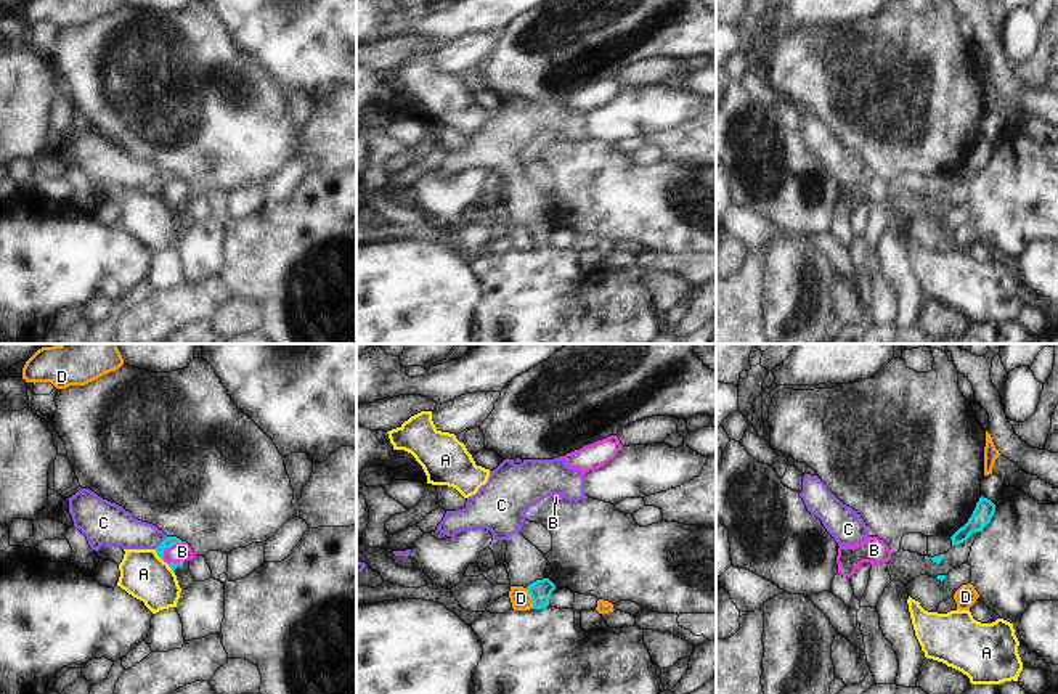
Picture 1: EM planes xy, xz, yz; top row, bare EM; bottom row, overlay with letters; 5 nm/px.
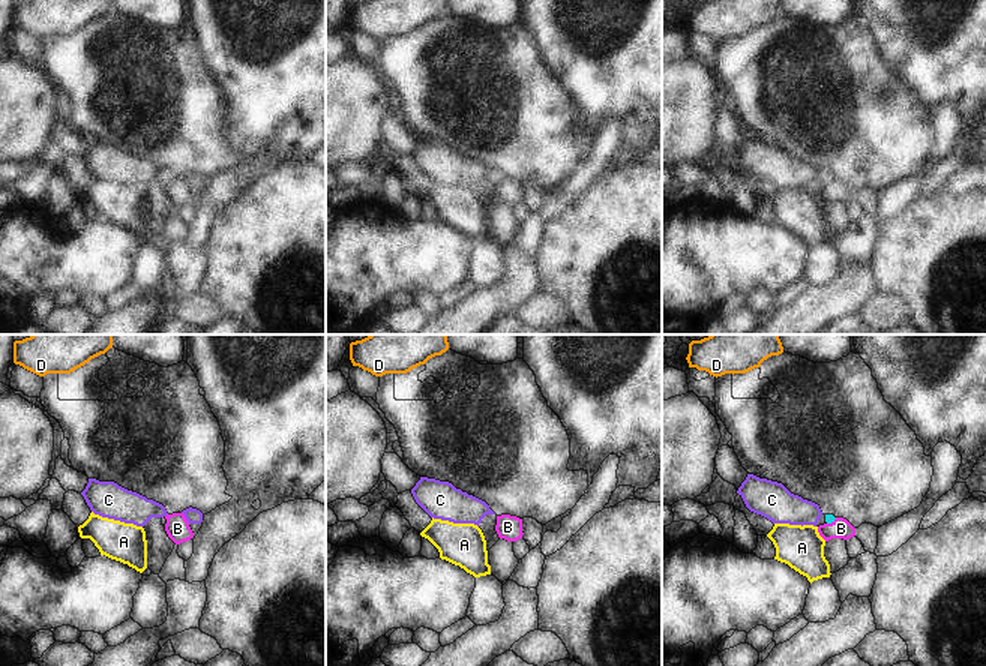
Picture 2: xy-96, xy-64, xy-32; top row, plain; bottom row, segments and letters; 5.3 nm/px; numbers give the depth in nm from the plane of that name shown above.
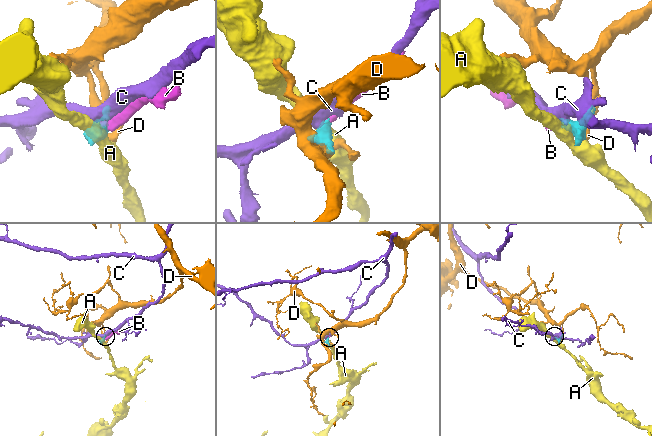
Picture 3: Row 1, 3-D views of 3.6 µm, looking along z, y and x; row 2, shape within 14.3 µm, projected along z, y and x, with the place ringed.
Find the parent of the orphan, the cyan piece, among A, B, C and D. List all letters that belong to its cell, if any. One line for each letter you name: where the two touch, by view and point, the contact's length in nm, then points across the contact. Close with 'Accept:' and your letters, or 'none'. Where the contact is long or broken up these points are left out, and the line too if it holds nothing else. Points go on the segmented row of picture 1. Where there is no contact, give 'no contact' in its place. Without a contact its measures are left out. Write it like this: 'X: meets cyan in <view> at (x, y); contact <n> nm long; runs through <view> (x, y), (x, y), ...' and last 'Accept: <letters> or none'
B: meets cyan in xy at (167, 547); contact 140 nm long; runs through xy (169, 542), (167, 547), (174, 551), (182, 551)
Accept: B

